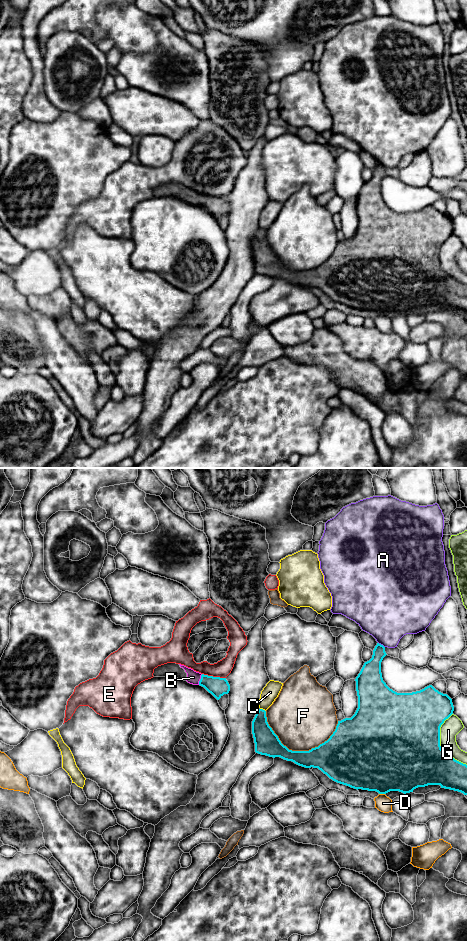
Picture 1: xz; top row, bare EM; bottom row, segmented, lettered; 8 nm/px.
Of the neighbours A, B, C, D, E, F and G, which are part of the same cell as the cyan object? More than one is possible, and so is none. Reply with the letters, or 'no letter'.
B

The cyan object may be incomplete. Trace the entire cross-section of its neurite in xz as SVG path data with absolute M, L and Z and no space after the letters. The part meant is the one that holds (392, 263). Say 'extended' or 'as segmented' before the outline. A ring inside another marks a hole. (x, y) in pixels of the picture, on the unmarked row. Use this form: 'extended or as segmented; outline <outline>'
as segmented; outline M377 163L372 178L364 183L355 199L358 216L355 234L338 241L335 251L327 261L309 271L289 270L269 246L266 231L259 229L252 241L255 272L273 278L280 277L305 288L318 288L333 301L357 310L376 311L379 314L399 311L406 314L418 307L440 305L441 308L467 315L467 285L449 276L440 266L440 247L454 231L452 219L432 205L412 213L397 213L390 209L383 201L381 193L381 182L386 175L385 167Z

